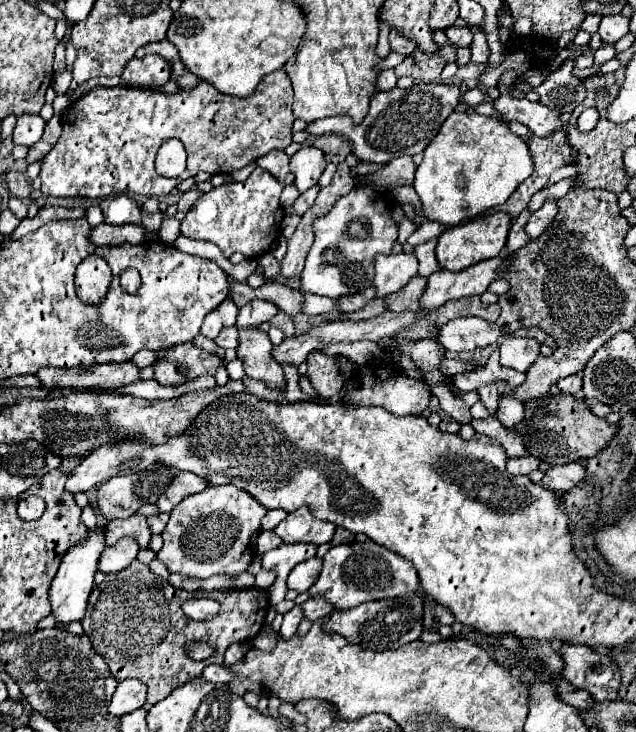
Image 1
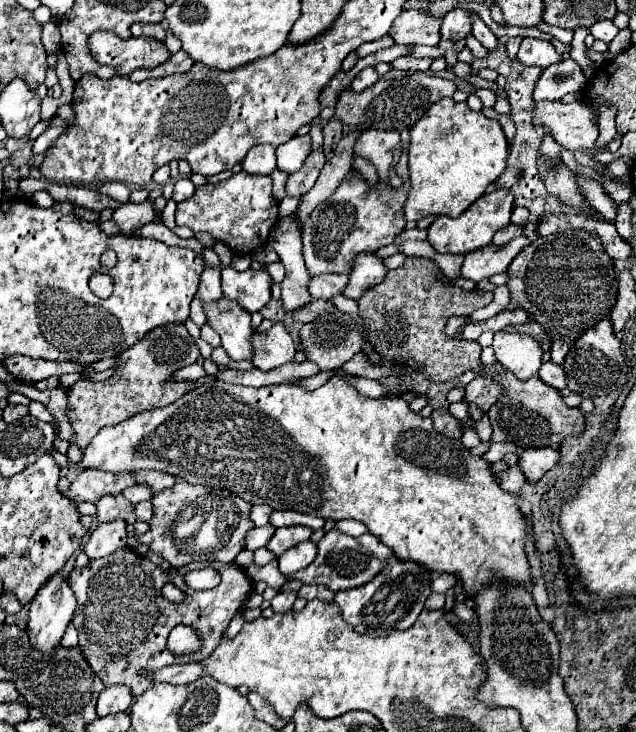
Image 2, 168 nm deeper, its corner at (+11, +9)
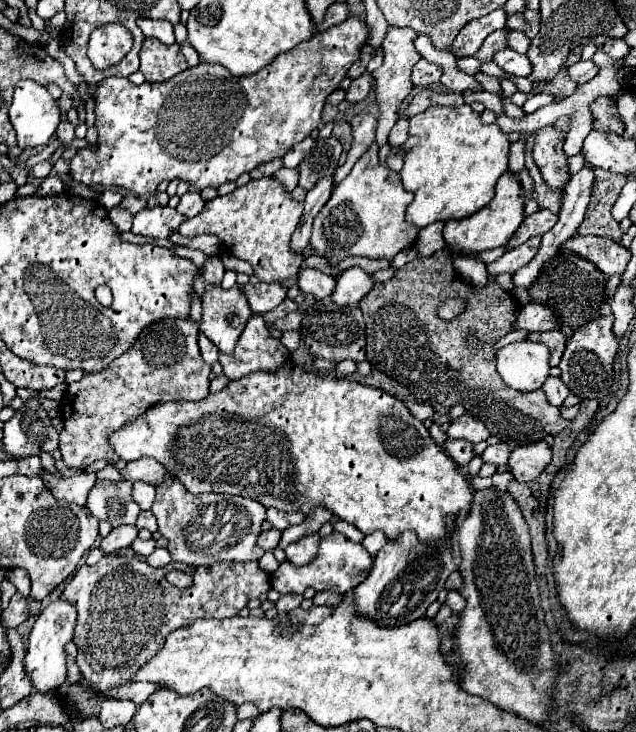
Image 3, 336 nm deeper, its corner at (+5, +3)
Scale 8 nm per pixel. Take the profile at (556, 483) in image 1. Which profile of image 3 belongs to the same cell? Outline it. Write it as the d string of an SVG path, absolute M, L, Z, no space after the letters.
M540 441L534 445L516 447L510 455L508 469L516 477L516 481L528 483L534 481L548 467L550 461L552 461L552 449L544 441Z

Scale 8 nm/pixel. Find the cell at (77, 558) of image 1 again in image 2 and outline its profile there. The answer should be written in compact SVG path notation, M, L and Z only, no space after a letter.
M58 573L52 575L38 591L38 595L32 599L30 603L30 611L28 611L28 635L30 635L30 643L32 647L36 647L36 651L44 651L46 655L56 651L60 647L62 635L66 631L66 627L72 621L76 609L76 597L70 591L70 585L64 577L60 577Z

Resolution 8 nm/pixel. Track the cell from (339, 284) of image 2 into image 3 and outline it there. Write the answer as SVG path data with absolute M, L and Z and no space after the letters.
M304 269L298 277L298 287L302 293L310 293L320 301L334 293L336 279L332 275L322 273L320 269Z

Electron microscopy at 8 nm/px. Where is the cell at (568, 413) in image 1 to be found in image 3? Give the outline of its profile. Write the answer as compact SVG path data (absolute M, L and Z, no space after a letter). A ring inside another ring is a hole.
M443 249L430 255L430 257L418 257L410 263L406 263L402 269L396 271L396 275L386 283L376 283L374 289L360 301L360 309L364 313L366 321L366 359L374 369L378 369L384 375L396 377L398 383L406 385L418 401L436 401L444 407L452 407L462 399L468 413L482 419L488 431L498 437L502 443L508 443L510 447L530 445L538 441L550 441L554 435L562 433L570 421L566 421L560 415L560 409L550 405L544 391L532 391L522 393L506 387L506 383L496 373L496 353L492 345L496 339L506 335L512 325L512 319L518 315L520 305L516 303L514 295L508 291L502 291L498 285L488 283L486 287L474 287L462 283L460 275L456 273L452 265L452 258L463 256L463 253L454 253L450 249ZM448 299L464 299L466 307L462 313L452 319L444 321L438 315L438 307L444 305ZM468 333L474 333L484 341L482 349L468 349L464 343L464 337Z

